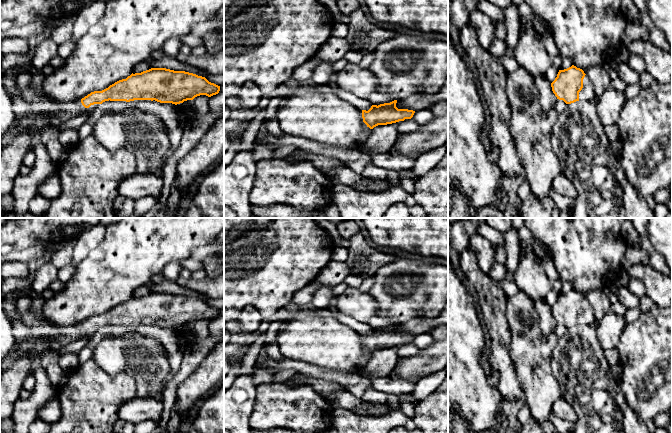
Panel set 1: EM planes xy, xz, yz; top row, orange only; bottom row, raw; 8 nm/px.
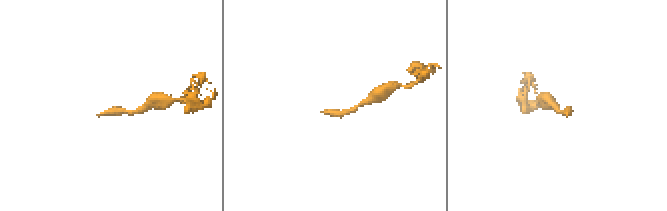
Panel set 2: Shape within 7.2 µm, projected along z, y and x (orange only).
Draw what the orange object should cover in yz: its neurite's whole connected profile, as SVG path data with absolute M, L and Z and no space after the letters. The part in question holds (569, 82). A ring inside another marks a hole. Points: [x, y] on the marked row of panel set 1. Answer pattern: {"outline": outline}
{"outline": "M576 66L559 70L551 83L552 91L559 100L566 104L576 101L589 101L595 98L593 83L584 71Z"}

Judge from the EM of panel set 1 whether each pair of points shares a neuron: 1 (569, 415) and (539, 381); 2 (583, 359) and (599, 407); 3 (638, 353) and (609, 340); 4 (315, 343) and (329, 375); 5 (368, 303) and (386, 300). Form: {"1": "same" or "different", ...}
{"1": "different", "2": "same", "3": "different", "4": "different", "5": "different"}

